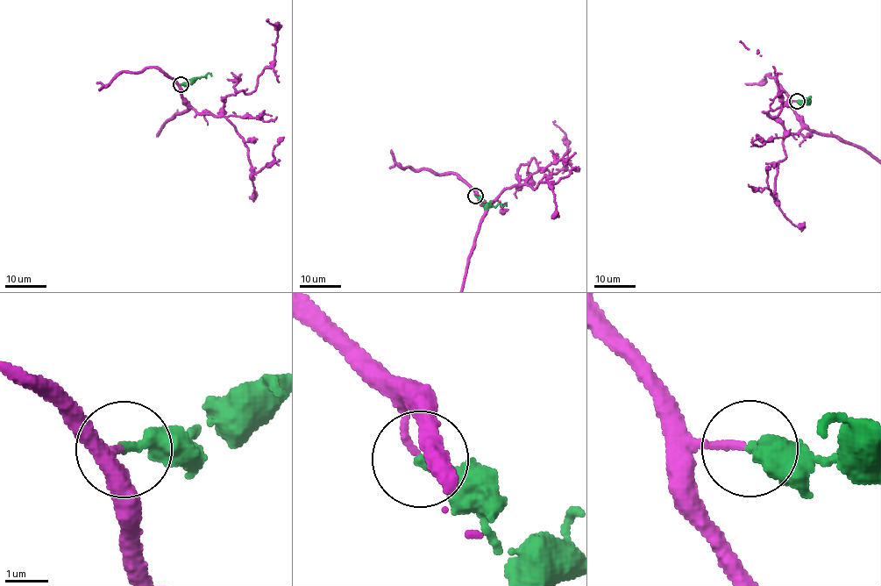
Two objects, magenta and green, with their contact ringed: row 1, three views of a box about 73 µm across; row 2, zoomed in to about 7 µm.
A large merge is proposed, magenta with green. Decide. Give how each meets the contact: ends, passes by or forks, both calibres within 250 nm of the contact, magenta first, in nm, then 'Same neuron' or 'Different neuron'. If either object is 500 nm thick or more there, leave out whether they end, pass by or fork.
At the ring magenta ends. At the ring green ends. Thickness 150 nm (magenta) against 260 nm. Same neuron

